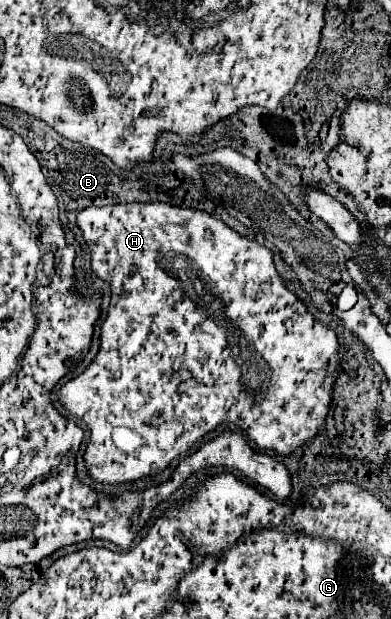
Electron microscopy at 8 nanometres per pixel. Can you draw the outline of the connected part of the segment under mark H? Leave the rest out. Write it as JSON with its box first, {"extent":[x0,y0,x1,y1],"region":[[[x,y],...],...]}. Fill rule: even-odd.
{"extent":[57,202,341,486],"region":[[[129,202],[129,204],[111,204],[111,206],[105,206],[105,208],[85,208],[85,210],[81,210],[81,212],[77,214],[77,224],[79,224],[79,228],[81,228],[81,232],[83,232],[85,244],[87,244],[89,250],[91,250],[91,268],[93,268],[93,274],[95,274],[99,280],[111,284],[111,314],[107,314],[107,320],[103,322],[103,330],[101,330],[101,348],[99,348],[95,360],[85,368],[83,374],[79,374],[77,378],[69,380],[69,382],[57,392],[57,396],[59,396],[59,402],[61,402],[71,414],[75,414],[77,418],[81,418],[81,420],[85,422],[85,426],[89,428],[89,434],[91,434],[91,436],[89,436],[89,442],[87,442],[87,450],[85,450],[83,460],[85,460],[85,466],[87,466],[87,474],[89,474],[95,482],[117,486],[117,484],[125,484],[125,482],[131,482],[131,480],[145,478],[145,476],[153,470],[153,466],[157,466],[157,468],[167,468],[179,454],[189,452],[193,444],[197,444],[203,436],[207,436],[209,432],[213,432],[219,424],[233,424],[233,426],[237,426],[239,430],[243,430],[243,432],[249,436],[249,440],[251,440],[257,448],[261,448],[261,450],[275,450],[275,452],[281,454],[281,456],[291,456],[297,448],[305,446],[305,444],[307,444],[309,440],[313,440],[321,430],[325,430],[325,418],[327,418],[329,406],[331,406],[333,384],[335,384],[335,380],[337,380],[337,376],[339,376],[339,370],[341,370],[341,368],[339,368],[339,356],[337,356],[337,350],[339,350],[339,346],[337,346],[337,336],[335,336],[333,330],[329,330],[329,328],[325,328],[321,322],[317,322],[317,320],[307,312],[305,304],[303,304],[295,294],[291,294],[291,292],[287,290],[287,286],[283,284],[283,280],[279,278],[279,274],[277,274],[277,270],[275,270],[273,254],[271,254],[269,248],[265,248],[263,244],[257,244],[257,242],[253,242],[253,240],[247,240],[247,238],[239,236],[239,234],[237,234],[235,230],[231,230],[225,222],[213,218],[211,214],[207,214],[207,212],[203,212],[203,210],[173,206],[173,204],[167,204],[167,202]],[[233,328],[237,328],[243,336],[233,336]]]}

